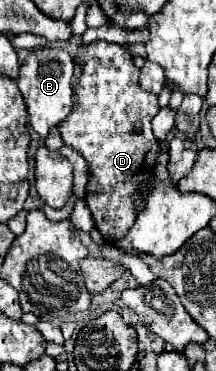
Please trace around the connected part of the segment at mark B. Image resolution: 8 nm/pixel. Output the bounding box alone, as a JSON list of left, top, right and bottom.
[18,47,74,137]

